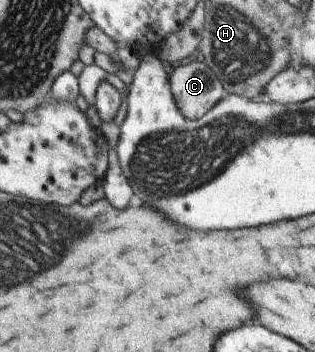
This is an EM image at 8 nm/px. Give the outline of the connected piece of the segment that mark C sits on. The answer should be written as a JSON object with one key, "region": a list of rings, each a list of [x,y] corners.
{"region":[[[193,60],[169,70],[168,79],[173,97],[187,119],[196,120],[203,117],[227,94],[221,80],[205,61]]]}

